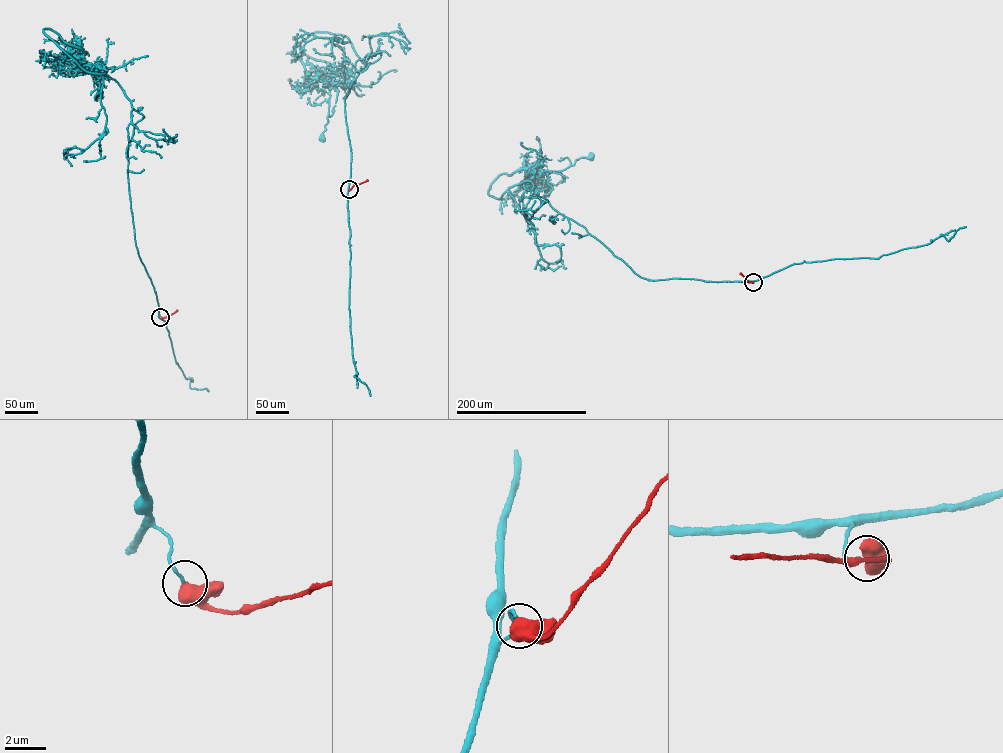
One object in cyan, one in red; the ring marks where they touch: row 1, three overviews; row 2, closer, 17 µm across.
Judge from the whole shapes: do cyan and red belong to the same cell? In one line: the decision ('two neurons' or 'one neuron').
one neuron

